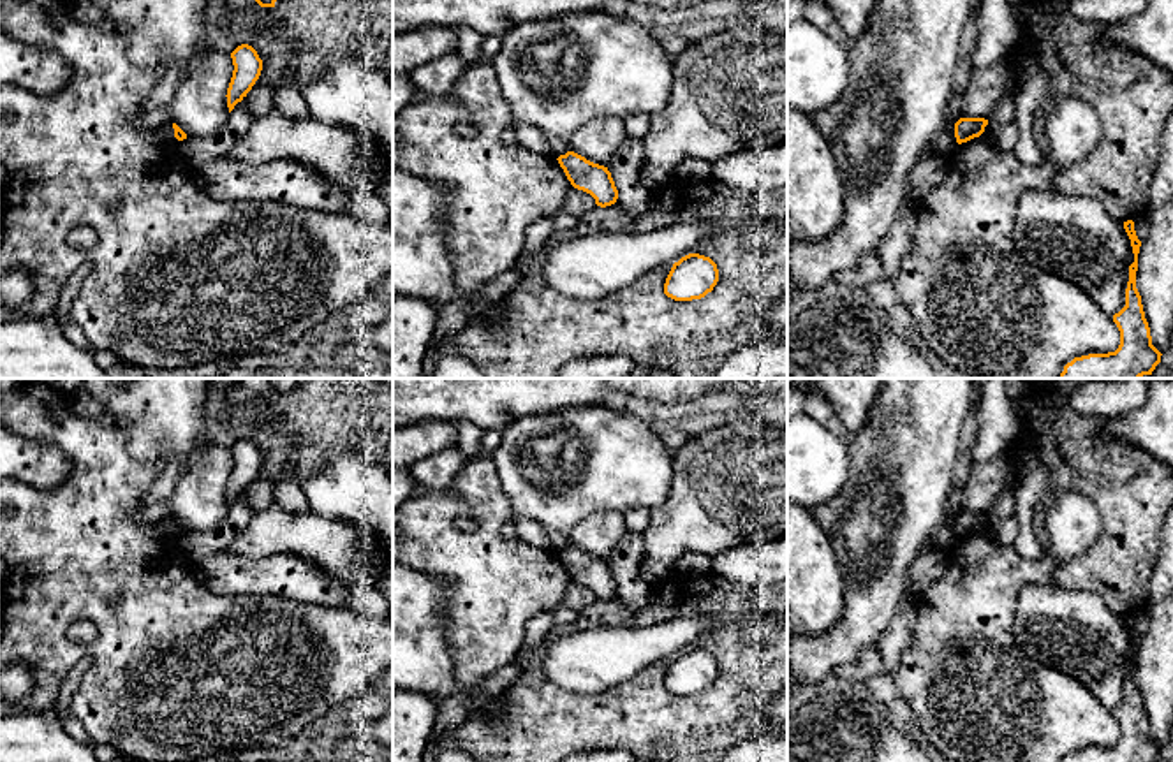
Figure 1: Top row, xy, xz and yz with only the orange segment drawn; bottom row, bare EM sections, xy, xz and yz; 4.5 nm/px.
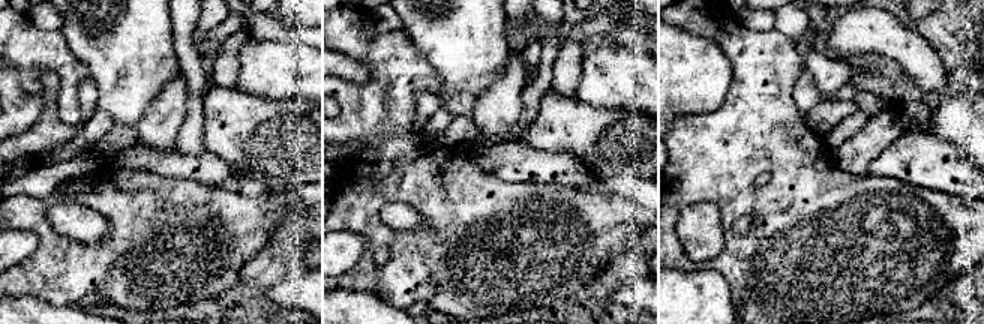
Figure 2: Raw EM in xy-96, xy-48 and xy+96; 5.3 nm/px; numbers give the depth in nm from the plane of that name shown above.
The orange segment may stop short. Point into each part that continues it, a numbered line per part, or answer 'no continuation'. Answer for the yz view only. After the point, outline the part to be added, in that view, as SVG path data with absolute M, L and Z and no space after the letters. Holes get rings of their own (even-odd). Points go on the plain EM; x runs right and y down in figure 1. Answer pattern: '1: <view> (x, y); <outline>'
no continuation

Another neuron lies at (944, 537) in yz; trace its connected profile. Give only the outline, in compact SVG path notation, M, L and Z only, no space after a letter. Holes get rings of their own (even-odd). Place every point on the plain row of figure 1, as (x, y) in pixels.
M955 521L944 523L935 533L933 533L933 551L949 551L956 540L955 531Z

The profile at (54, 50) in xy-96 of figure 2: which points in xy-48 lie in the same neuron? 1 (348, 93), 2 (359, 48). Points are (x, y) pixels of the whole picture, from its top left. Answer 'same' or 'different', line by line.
1: same
2: same

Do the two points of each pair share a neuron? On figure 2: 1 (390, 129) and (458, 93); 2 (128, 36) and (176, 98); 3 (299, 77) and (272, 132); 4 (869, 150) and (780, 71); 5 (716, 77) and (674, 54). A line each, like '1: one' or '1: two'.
1: two
2: two
3: two
4: two
5: one

